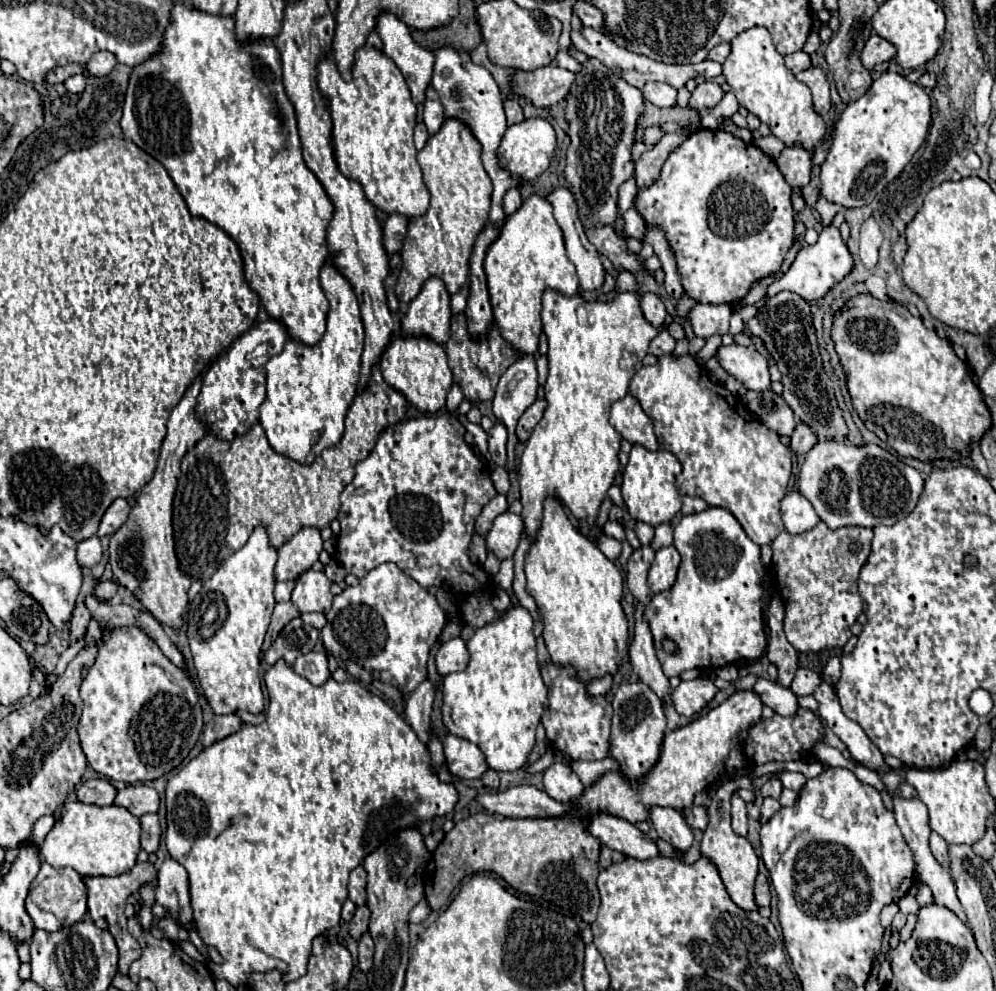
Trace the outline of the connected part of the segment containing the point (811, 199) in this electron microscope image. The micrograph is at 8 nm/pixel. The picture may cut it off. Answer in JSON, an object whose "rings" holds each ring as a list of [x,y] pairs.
{"rings":[[[812,168],[812,175],[810,183],[802,189],[802,197],[805,202],[812,208],[812,211],[815,211],[813,206],[816,204],[816,199],[818,198],[818,185],[819,185],[819,177],[818,177],[817,168]]]}

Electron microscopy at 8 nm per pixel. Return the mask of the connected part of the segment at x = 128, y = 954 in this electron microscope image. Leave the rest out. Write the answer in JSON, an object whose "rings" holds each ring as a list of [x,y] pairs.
{"rings":[[[150,861],[146,863],[136,863],[136,867],[124,875],[118,875],[118,877],[84,877],[84,883],[88,887],[88,913],[90,917],[104,917],[108,921],[108,931],[112,933],[112,937],[116,939],[116,945],[118,945],[118,951],[120,951],[120,963],[118,963],[118,971],[122,975],[128,973],[128,967],[130,963],[134,963],[140,955],[142,955],[142,947],[140,943],[130,935],[128,931],[128,921],[126,921],[126,915],[124,915],[124,909],[126,909],[126,901],[130,895],[138,893],[142,889],[142,885],[146,883],[152,883],[156,879],[156,869]]]}

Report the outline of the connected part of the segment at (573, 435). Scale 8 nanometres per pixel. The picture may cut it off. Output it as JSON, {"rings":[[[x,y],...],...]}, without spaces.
{"rings":[[[618,269],[614,277],[616,297],[612,301],[586,301],[580,293],[564,295],[554,289],[546,289],[542,297],[542,323],[548,339],[548,381],[544,385],[548,407],[534,427],[532,437],[526,443],[522,453],[522,463],[518,467],[520,479],[520,495],[522,495],[522,519],[524,529],[530,537],[536,535],[538,525],[542,521],[542,501],[548,495],[558,497],[562,503],[570,507],[570,511],[580,521],[580,531],[588,531],[592,535],[600,535],[594,529],[594,519],[600,503],[606,499],[610,485],[620,469],[620,433],[608,423],[608,413],[614,401],[622,399],[628,393],[628,383],[636,369],[642,367],[642,359],[648,353],[648,343],[662,331],[662,327],[654,327],[646,321],[640,309],[640,281],[634,273],[626,269]]]}

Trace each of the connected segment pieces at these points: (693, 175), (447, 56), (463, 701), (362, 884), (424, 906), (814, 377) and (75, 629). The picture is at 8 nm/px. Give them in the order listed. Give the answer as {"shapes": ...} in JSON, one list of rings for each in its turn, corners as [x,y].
{"shapes":[[[[698,129],[690,137],[686,137],[686,141],[676,151],[670,153],[670,157],[666,159],[666,163],[662,167],[662,173],[660,173],[658,181],[638,195],[634,207],[644,217],[648,227],[650,225],[660,225],[666,231],[668,243],[670,243],[674,255],[678,259],[678,271],[680,271],[680,277],[682,277],[684,291],[694,301],[698,301],[698,303],[734,303],[734,301],[742,301],[744,299],[744,295],[750,291],[754,281],[776,273],[780,269],[788,249],[794,245],[794,209],[792,209],[790,193],[792,193],[792,187],[788,187],[788,183],[780,175],[780,169],[776,167],[776,161],[772,157],[764,155],[756,145],[746,145],[744,141],[732,137],[730,133],[724,133],[720,129],[718,131]]],[[[440,47],[434,51],[434,75],[432,75],[432,87],[436,89],[440,103],[446,109],[446,117],[456,117],[464,123],[468,123],[468,127],[472,129],[474,137],[480,141],[482,145],[482,161],[484,167],[492,179],[494,185],[494,193],[492,193],[492,209],[490,209],[490,217],[486,221],[488,225],[496,225],[498,221],[504,219],[504,211],[502,211],[502,197],[508,189],[516,187],[516,181],[498,165],[496,159],[496,147],[500,145],[500,139],[506,131],[506,115],[504,115],[504,105],[502,105],[502,93],[500,87],[496,85],[496,81],[492,79],[492,75],[470,61],[468,55],[458,53],[454,47]]],[[[522,605],[506,609],[496,621],[476,629],[474,637],[466,643],[470,651],[470,663],[462,673],[450,673],[442,679],[442,719],[446,729],[462,739],[478,745],[486,759],[488,767],[494,771],[516,771],[526,765],[528,755],[534,747],[536,727],[548,707],[548,689],[540,677],[540,667],[536,659],[536,639],[532,633],[532,615]]],[[[356,867],[352,873],[350,873],[350,881],[348,881],[348,899],[356,905],[356,907],[362,907],[366,905],[366,871],[364,867]]],[[[425,899],[421,900],[409,914],[409,923],[422,923],[430,914],[431,909]]],[[[780,291],[778,295],[770,297],[764,307],[758,309],[758,315],[750,319],[748,329],[758,335],[772,357],[776,359],[778,369],[782,371],[784,379],[784,401],[792,407],[792,411],[812,427],[812,431],[820,437],[846,437],[848,429],[842,419],[842,411],[838,407],[838,401],[834,397],[834,389],[826,373],[822,371],[822,359],[818,355],[816,345],[816,333],[812,325],[810,305],[796,293]]],[[[78,605],[74,609],[72,621],[70,621],[70,645],[74,645],[78,639],[84,637],[86,629],[88,629],[88,623],[90,623],[90,613],[88,613],[86,605]]]]}

